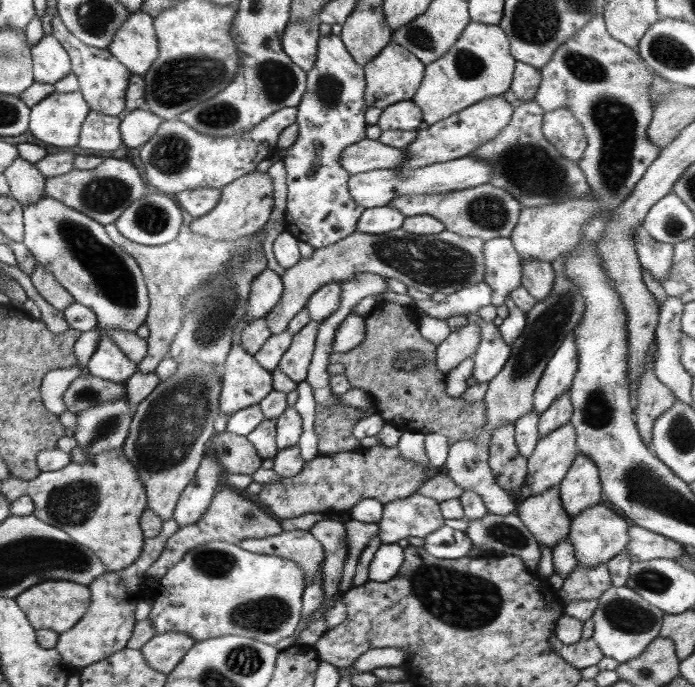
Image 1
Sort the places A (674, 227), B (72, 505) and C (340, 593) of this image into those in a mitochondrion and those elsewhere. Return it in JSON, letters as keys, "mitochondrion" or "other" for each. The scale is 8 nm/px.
{"A":"mitochondrion","B":"mitochondrion","C":"other"}

